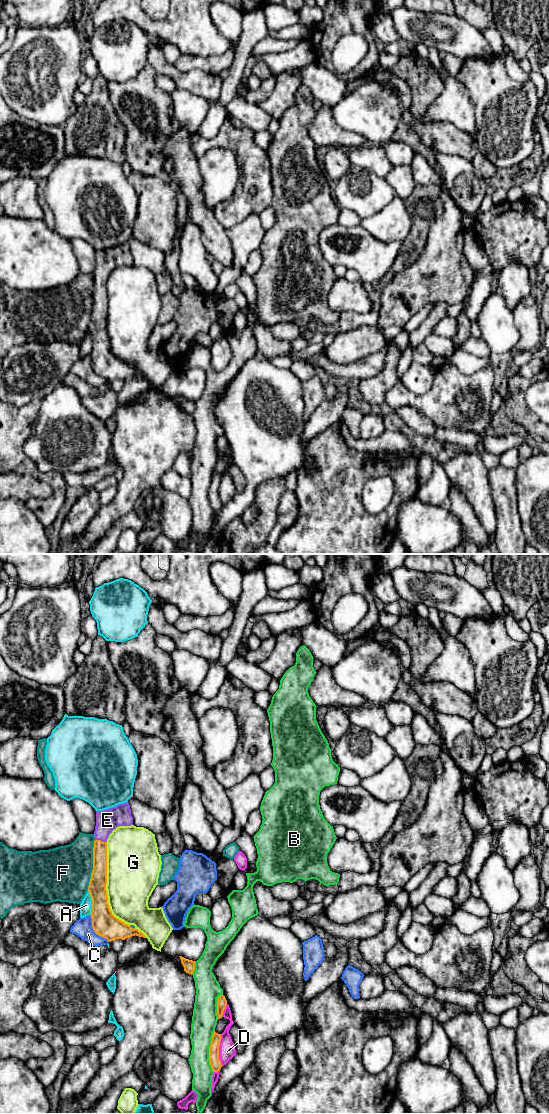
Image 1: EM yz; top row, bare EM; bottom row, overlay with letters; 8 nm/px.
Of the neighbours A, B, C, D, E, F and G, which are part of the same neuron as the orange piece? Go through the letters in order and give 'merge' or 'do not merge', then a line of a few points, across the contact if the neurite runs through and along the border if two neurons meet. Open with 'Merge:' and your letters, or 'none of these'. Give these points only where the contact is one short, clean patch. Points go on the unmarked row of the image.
Merge: E
A: do not merge
B: do not merge
C: do not merge
D: do not merge
E: merge; line yz (99, 311), (100, 280), (107, 260)
F: do not merge
G: do not merge

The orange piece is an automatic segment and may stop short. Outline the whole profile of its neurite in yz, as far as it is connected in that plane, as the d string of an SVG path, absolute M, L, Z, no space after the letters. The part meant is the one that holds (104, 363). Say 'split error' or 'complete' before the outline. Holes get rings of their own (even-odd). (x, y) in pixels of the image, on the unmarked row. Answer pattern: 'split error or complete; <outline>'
split error; M128 242L115 247L96 251L94 271L93 310L88 326L92 339L92 368L94 372L109 382L116 379L125 380L132 376L146 378L136 368L116 358L109 347L107 337L107 279L119 266L133 265L133 257Z

